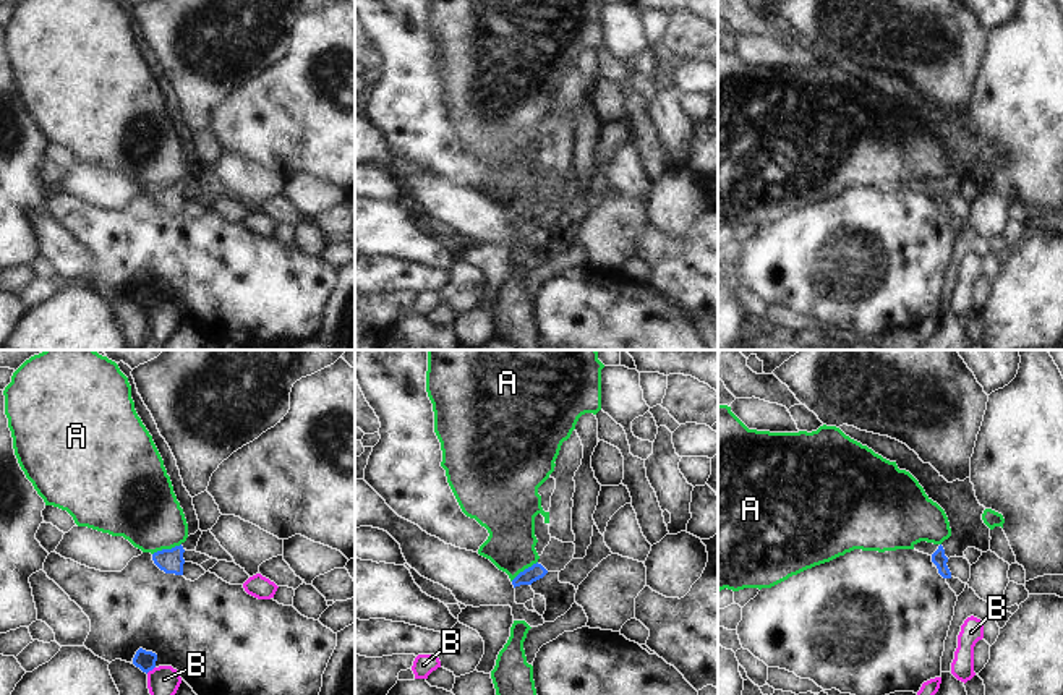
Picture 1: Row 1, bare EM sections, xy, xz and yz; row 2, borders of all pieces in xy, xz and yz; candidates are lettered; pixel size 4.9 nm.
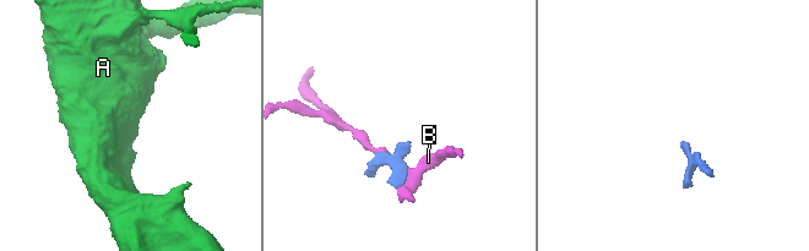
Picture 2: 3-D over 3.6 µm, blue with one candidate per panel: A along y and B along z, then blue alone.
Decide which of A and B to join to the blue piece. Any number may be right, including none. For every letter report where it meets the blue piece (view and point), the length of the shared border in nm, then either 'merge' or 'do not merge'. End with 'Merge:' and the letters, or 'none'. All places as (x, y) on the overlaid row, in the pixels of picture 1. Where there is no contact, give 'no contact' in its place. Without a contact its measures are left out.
A: xy (166, 550) | 160 nm | do not merge
B: xy (149, 669) | 60 nm | do not merge
Merge: none

